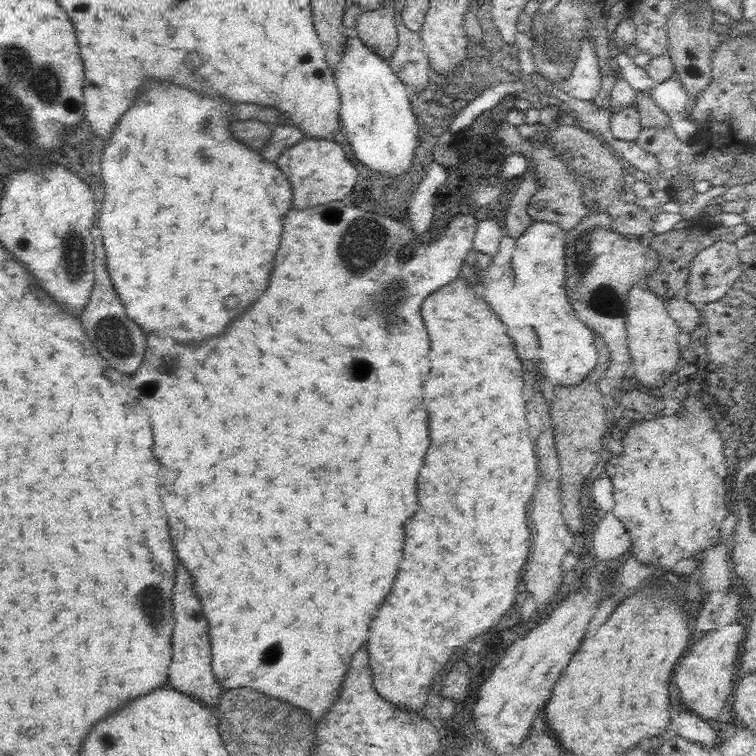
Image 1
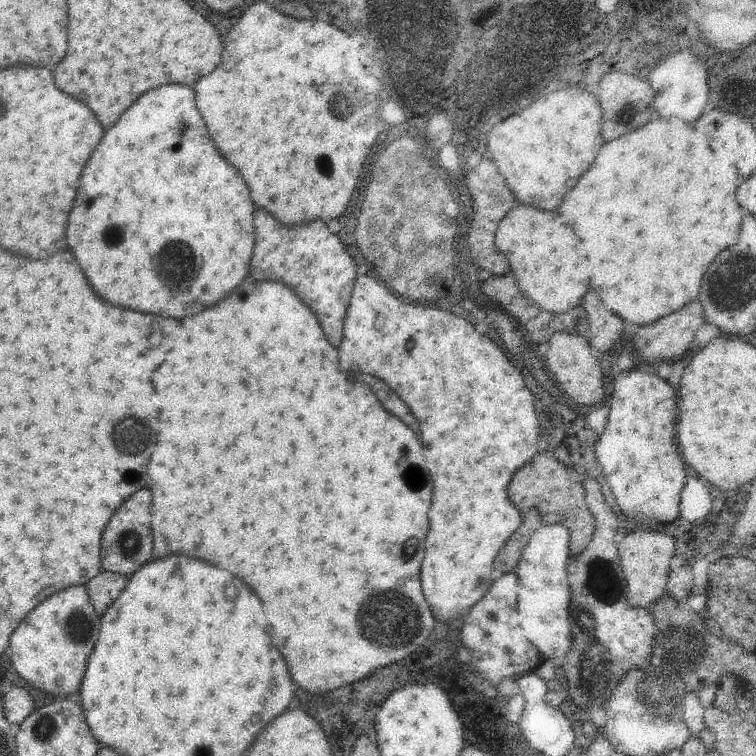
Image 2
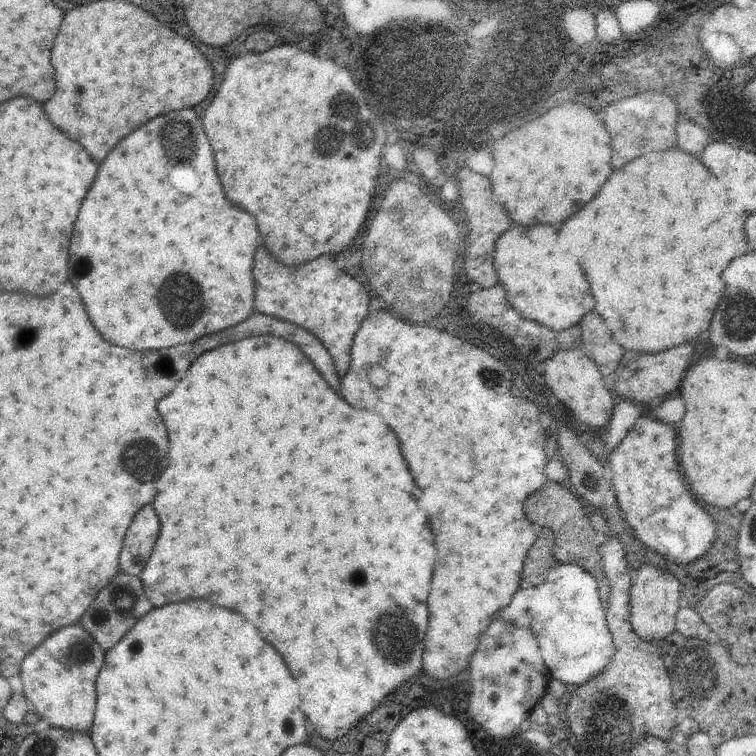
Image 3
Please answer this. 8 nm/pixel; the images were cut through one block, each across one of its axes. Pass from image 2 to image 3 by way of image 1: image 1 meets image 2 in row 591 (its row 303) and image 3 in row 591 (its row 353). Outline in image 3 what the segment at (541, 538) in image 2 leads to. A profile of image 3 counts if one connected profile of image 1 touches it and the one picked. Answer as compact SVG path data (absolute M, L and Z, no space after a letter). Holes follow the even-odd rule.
M554 561L547 578L535 588L536 602L528 606L528 624L536 628L533 634L536 634L539 642L540 659L548 666L551 679L561 681L570 690L578 688L601 674L615 654L615 644L607 626L606 610L599 600L597 581L580 566Z

